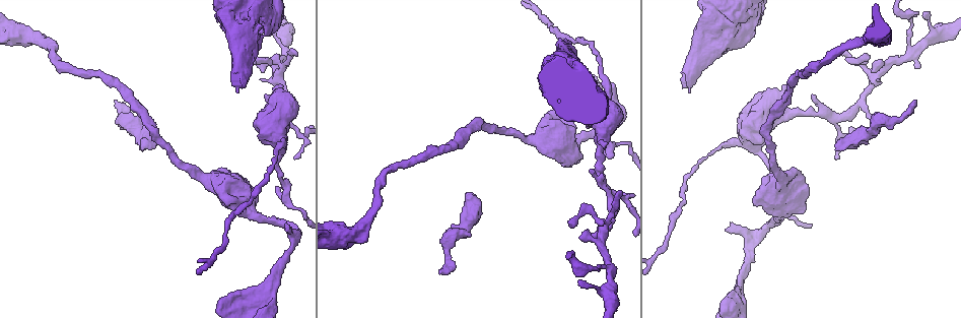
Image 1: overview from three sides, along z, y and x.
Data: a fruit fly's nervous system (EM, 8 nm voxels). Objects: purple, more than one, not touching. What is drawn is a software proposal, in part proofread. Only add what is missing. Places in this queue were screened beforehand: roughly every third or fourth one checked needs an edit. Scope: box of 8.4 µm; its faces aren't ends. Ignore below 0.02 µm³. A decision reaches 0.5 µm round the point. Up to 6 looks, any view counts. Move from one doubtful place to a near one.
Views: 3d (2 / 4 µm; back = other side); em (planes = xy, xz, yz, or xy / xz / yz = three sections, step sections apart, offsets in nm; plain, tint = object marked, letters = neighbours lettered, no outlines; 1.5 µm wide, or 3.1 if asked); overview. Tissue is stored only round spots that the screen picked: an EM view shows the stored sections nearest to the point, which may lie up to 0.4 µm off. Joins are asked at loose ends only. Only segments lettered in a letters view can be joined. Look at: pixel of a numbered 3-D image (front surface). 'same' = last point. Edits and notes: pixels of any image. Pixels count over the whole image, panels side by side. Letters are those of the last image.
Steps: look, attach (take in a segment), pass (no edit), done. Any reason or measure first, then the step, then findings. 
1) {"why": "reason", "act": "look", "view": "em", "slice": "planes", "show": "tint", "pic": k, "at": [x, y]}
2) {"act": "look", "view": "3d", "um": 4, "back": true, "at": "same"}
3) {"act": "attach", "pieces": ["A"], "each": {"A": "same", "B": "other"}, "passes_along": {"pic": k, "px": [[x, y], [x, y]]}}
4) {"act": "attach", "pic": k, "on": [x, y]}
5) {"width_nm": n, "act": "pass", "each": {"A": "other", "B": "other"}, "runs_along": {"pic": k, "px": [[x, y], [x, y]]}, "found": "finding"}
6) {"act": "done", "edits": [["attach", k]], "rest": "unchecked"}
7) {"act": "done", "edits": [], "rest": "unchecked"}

{"why": "free end", "act": "look", "view": "3d", "um": 2, "pic": 1, "at": [725, 231]}

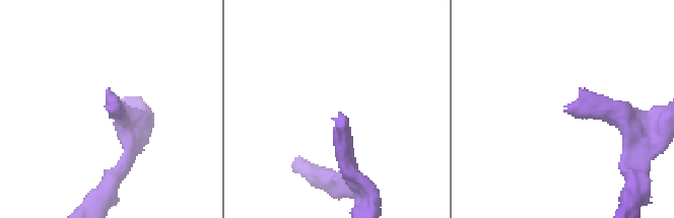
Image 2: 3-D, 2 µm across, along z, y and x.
{"act": "look", "view": "em", "slice": "planes", "show": "letters", "pic": 2, "at": [111, 109]}

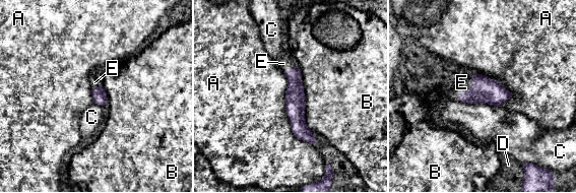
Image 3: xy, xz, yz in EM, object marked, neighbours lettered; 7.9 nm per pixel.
{"longest_contact_nm": ["A", 600], "act": "attach", "pieces": ["E"], "each": {"A": "other", "B": "other", "C": "other", "D": "other", "E": "same"}, "passes_along": {"pic": 3, "px": [[484, 89], [466, 90], [461, 82]]}, "found": "the cell continues"}

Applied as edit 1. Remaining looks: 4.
{"why": "stops while still wide", "act": "look", "view": "em", "slice": "planes", "show": "letters", "pic": 1, "at": [238, 92]}

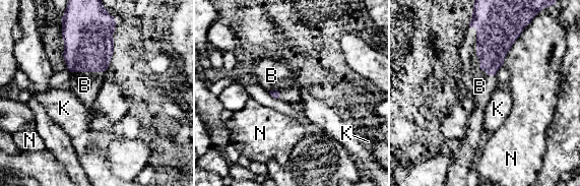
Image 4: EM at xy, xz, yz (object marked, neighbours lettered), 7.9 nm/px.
{"act": "attach", "pieces": ["B"], "each": {"B": "same", "K": "other", "N": "other"}, "passes_along": {"pic": 4, "px": [[497, 29], [476, 54], [478, 85]]}, "found": "the cell continues"}

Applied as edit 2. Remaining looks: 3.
{"why": "stops while still wide", "act": "look", "view": "3d", "um": 2, "pic": 1, "at": [784, 86]}

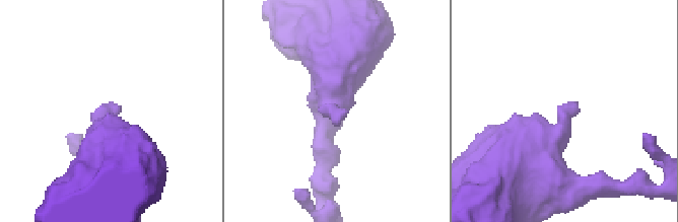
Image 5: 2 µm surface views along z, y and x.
{"act": "look", "view": "em", "slice": "xy", "step": 8, "show": "letters", "pic": 5, "at": [572, 107]}

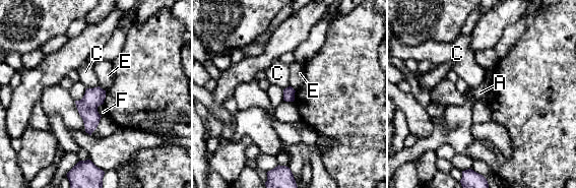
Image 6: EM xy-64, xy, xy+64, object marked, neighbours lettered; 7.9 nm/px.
{"act": "look", "view": "em", "slice": "planes", "show": "letters", "at": "same"}

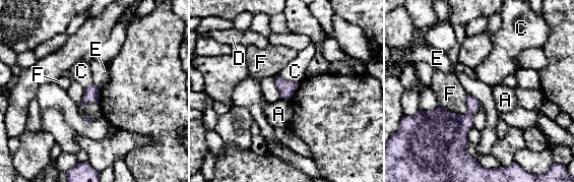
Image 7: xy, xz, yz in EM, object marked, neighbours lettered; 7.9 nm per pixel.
{"act": "pass", "each": {"A": "other", "C": "other", "D": "other", "E": "other", "F": "other"}, "border": {"pic": 7, "px": [[277, 75], [299, 83]]}, "found": "no lettered segment goes on from it"}

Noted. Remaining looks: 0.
{"act": "done", "edits": [["attach", 3], ["attach", 4]], "rest": "unchecked"}

